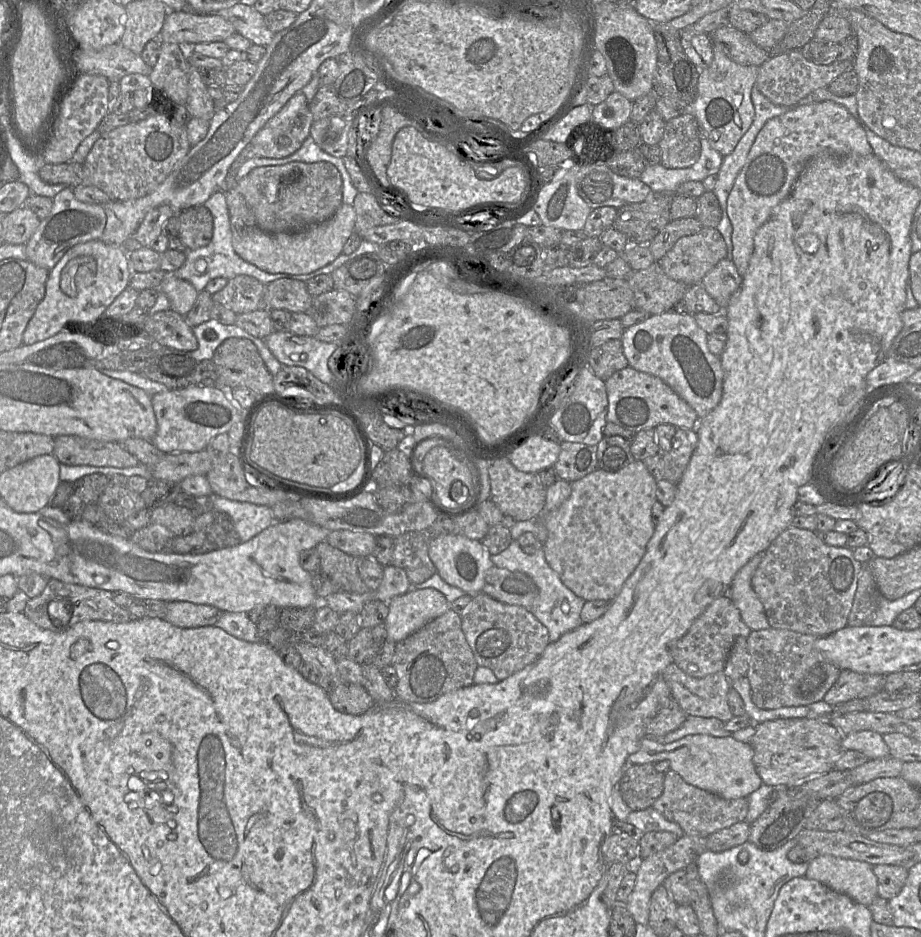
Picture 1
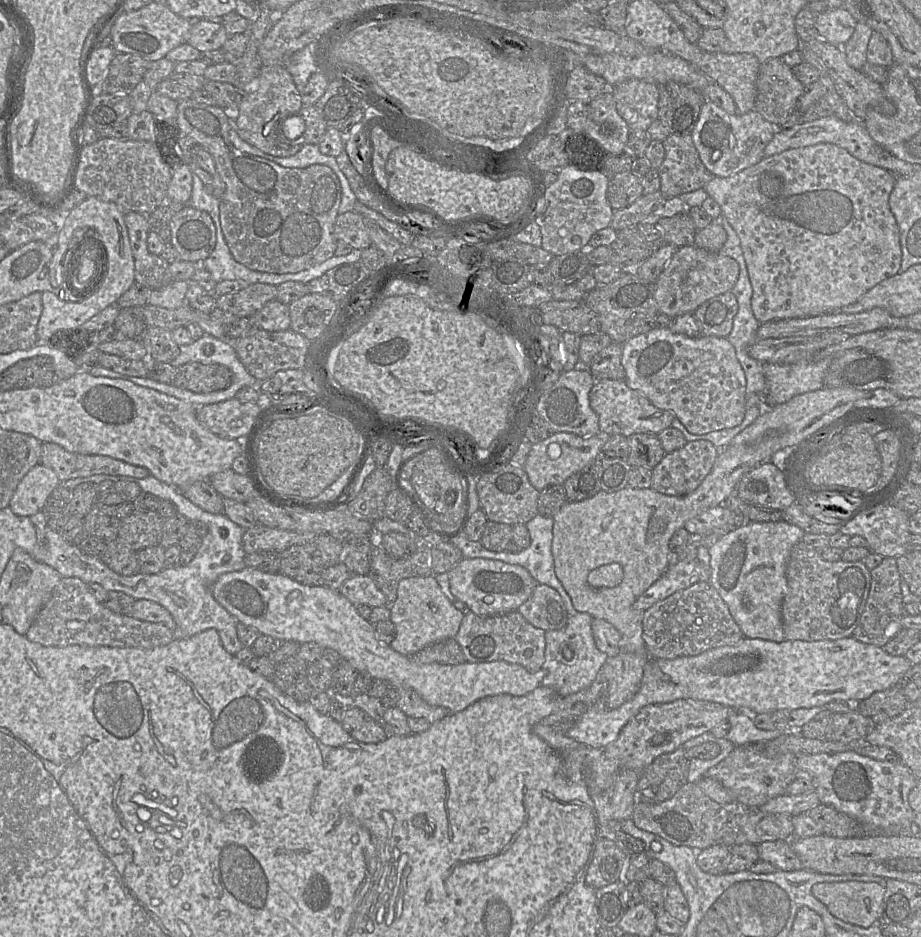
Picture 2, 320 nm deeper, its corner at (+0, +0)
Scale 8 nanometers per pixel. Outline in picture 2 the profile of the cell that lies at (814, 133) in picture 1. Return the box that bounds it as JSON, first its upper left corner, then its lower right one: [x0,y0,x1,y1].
[704,143,902,323]

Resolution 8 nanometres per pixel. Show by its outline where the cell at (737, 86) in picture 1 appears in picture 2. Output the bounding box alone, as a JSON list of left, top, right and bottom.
[692,100,776,177]

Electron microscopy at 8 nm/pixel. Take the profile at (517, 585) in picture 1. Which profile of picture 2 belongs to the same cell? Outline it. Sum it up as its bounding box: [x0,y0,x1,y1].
[517,583,568,631]

